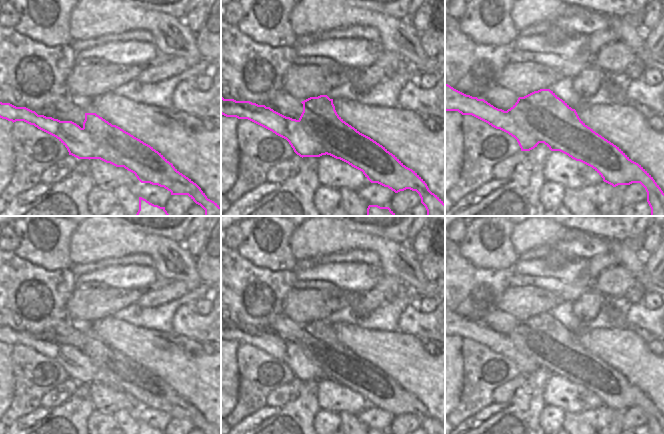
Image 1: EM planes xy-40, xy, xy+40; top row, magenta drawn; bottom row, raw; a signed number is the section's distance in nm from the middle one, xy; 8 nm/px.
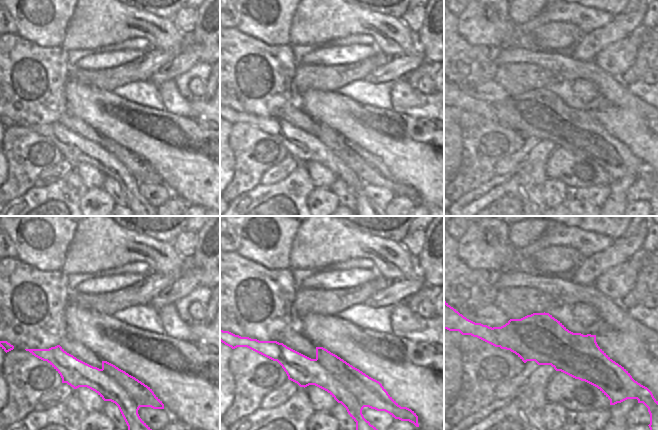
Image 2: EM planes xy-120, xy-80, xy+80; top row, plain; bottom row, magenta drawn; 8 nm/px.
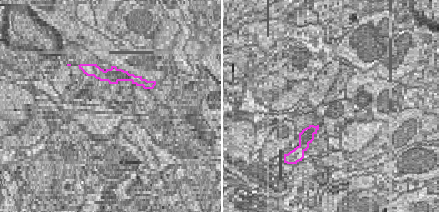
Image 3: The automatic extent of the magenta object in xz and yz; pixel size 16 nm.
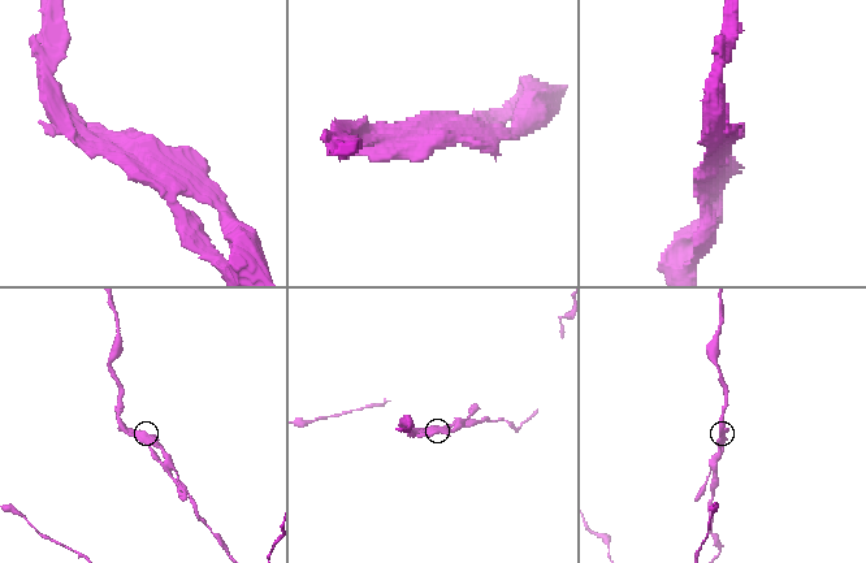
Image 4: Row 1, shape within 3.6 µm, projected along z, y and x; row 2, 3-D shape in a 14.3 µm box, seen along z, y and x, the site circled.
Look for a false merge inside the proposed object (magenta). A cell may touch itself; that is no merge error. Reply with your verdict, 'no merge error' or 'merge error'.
merge error

